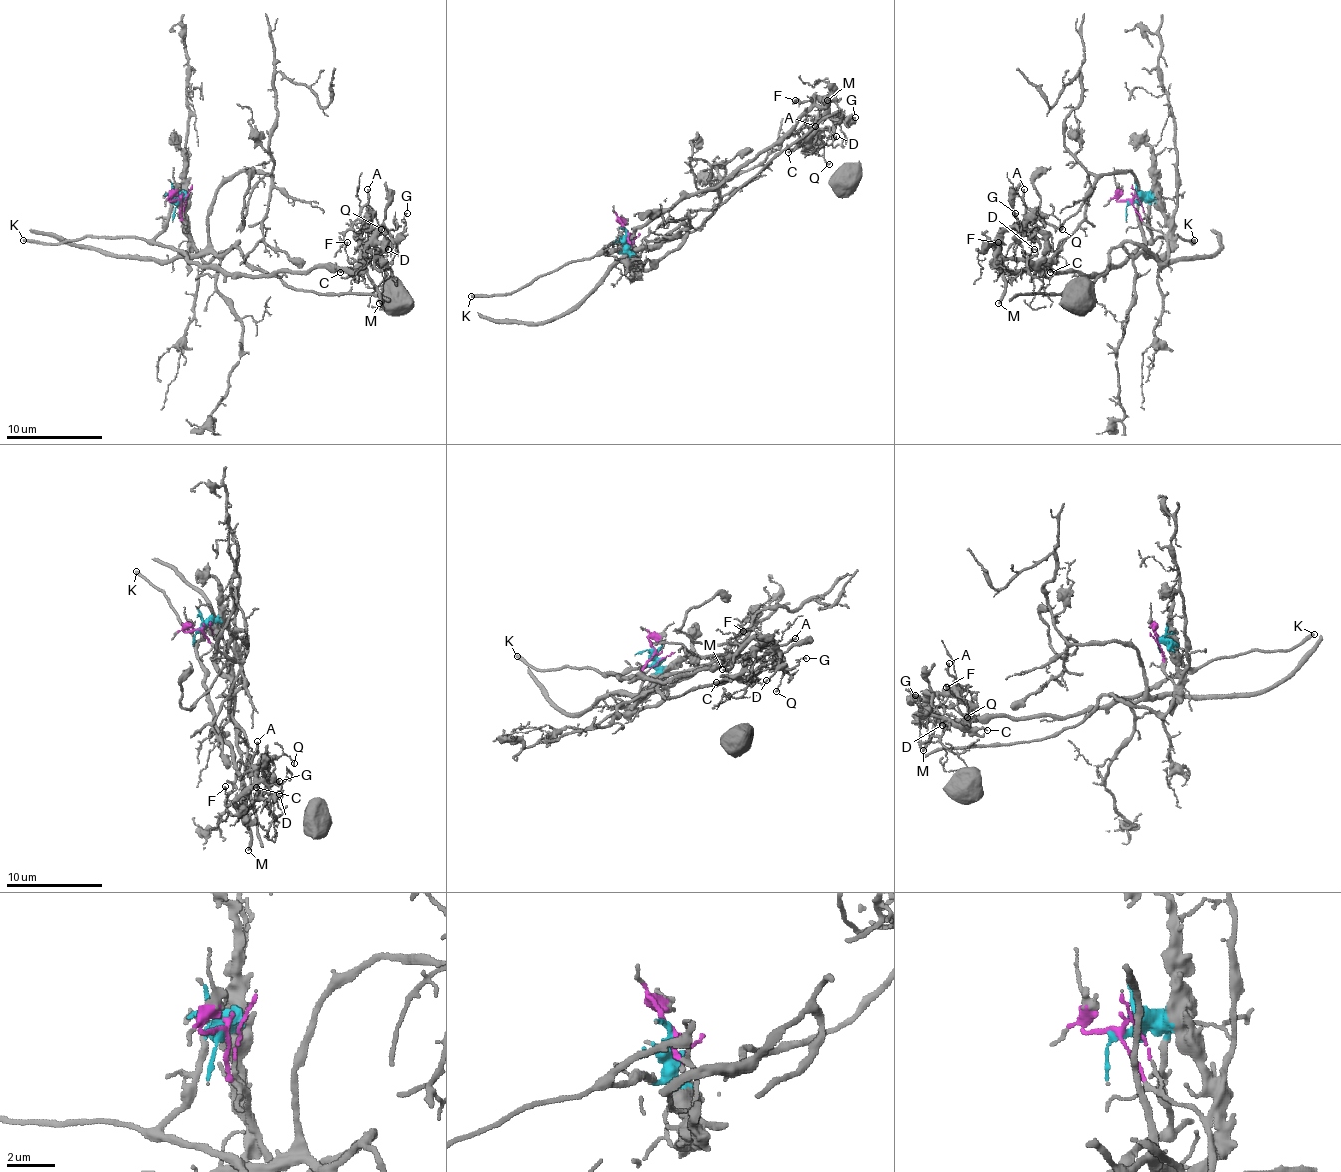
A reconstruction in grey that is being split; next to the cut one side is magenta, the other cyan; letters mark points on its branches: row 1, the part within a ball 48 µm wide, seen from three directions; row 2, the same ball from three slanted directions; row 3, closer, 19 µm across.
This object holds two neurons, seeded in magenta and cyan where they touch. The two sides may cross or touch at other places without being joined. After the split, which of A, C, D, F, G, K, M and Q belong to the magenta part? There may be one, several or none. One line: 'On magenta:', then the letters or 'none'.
On magenta: none

